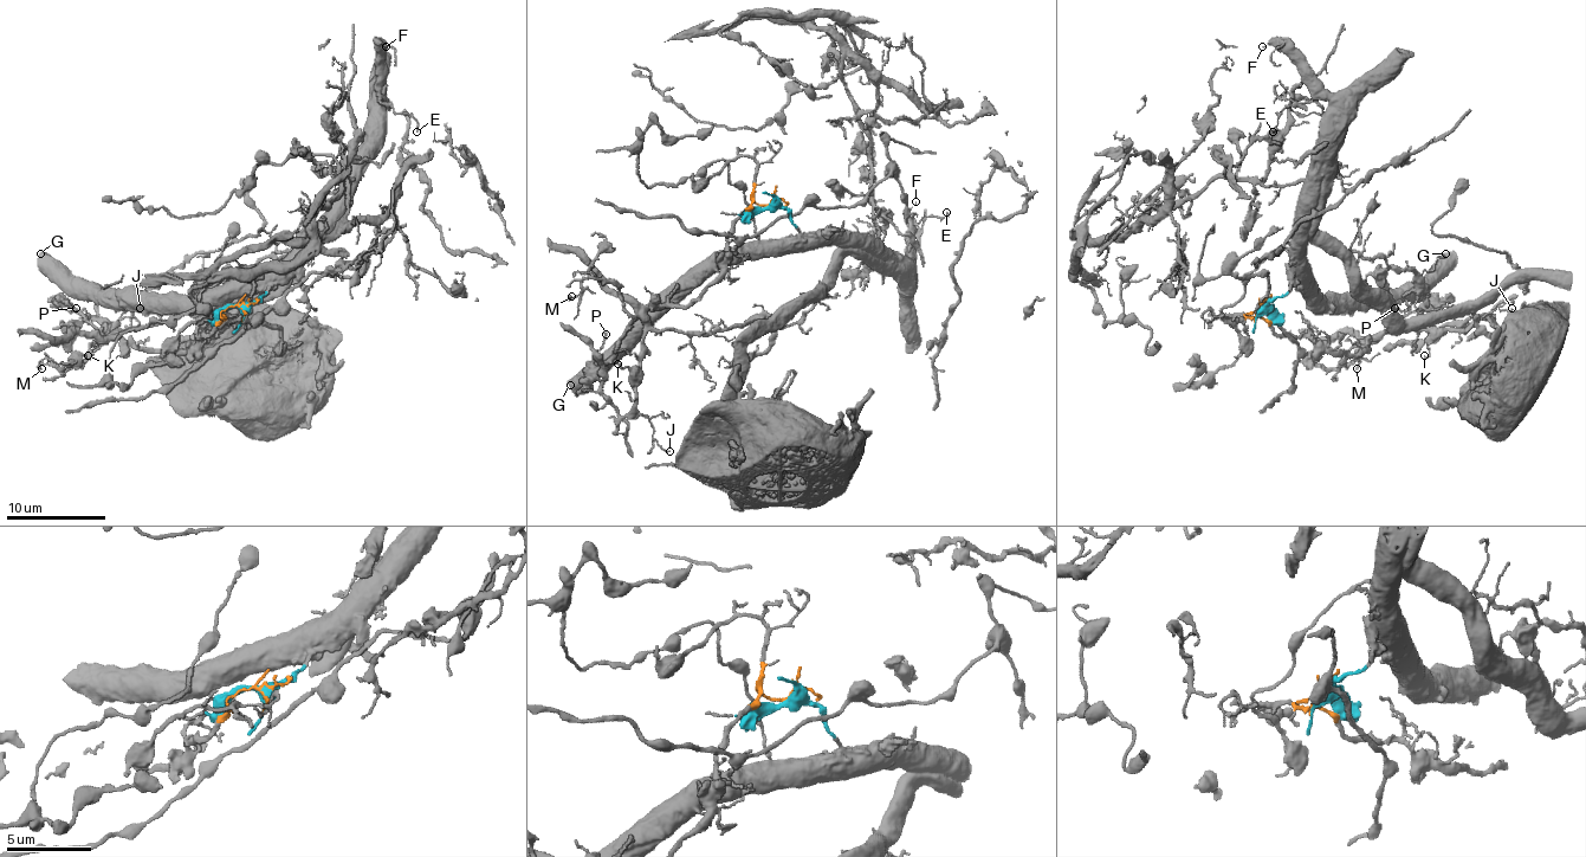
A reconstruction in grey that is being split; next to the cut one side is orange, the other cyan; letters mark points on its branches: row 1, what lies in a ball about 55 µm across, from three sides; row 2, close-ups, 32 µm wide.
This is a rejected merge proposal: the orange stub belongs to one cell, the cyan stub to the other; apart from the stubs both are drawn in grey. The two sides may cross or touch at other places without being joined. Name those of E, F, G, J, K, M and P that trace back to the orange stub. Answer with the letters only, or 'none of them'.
J, K, M, P

